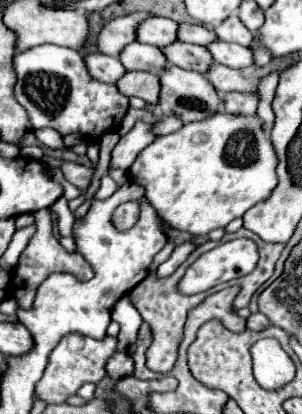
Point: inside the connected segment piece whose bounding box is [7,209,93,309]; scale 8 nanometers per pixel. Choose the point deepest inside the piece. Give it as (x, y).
(44, 255)

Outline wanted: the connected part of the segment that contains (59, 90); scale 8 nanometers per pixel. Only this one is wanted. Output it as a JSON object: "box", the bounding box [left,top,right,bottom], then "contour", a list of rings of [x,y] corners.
{"box":[13,45,129,139],"contour":[[[41,45],[35,49],[27,49],[27,51],[15,55],[13,69],[17,75],[17,81],[13,87],[15,99],[19,101],[19,105],[25,107],[27,115],[33,121],[33,129],[51,127],[51,129],[59,131],[61,135],[83,133],[83,135],[87,135],[87,139],[99,139],[107,131],[117,131],[121,125],[121,119],[127,113],[129,99],[125,95],[121,95],[115,85],[107,85],[107,83],[99,83],[99,81],[91,79],[87,75],[81,53],[77,53],[75,49],[67,49],[67,47],[59,47],[59,45]]]}

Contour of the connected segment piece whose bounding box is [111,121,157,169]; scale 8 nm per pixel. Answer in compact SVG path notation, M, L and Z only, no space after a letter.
M137 121L133 125L133 129L123 135L119 139L119 143L115 145L113 153L111 153L111 167L121 167L121 169L129 169L135 161L135 157L147 147L151 145L151 141L155 139L155 129L157 123L145 123L145 121Z

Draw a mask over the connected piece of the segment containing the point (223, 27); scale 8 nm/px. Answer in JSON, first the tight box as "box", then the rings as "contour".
{"box":[215,15,253,45],"contour":[[[231,15],[227,17],[219,27],[215,27],[215,35],[223,41],[229,41],[229,43],[239,43],[239,45],[249,45],[251,39],[253,39],[253,33],[239,21],[237,15]]]}

